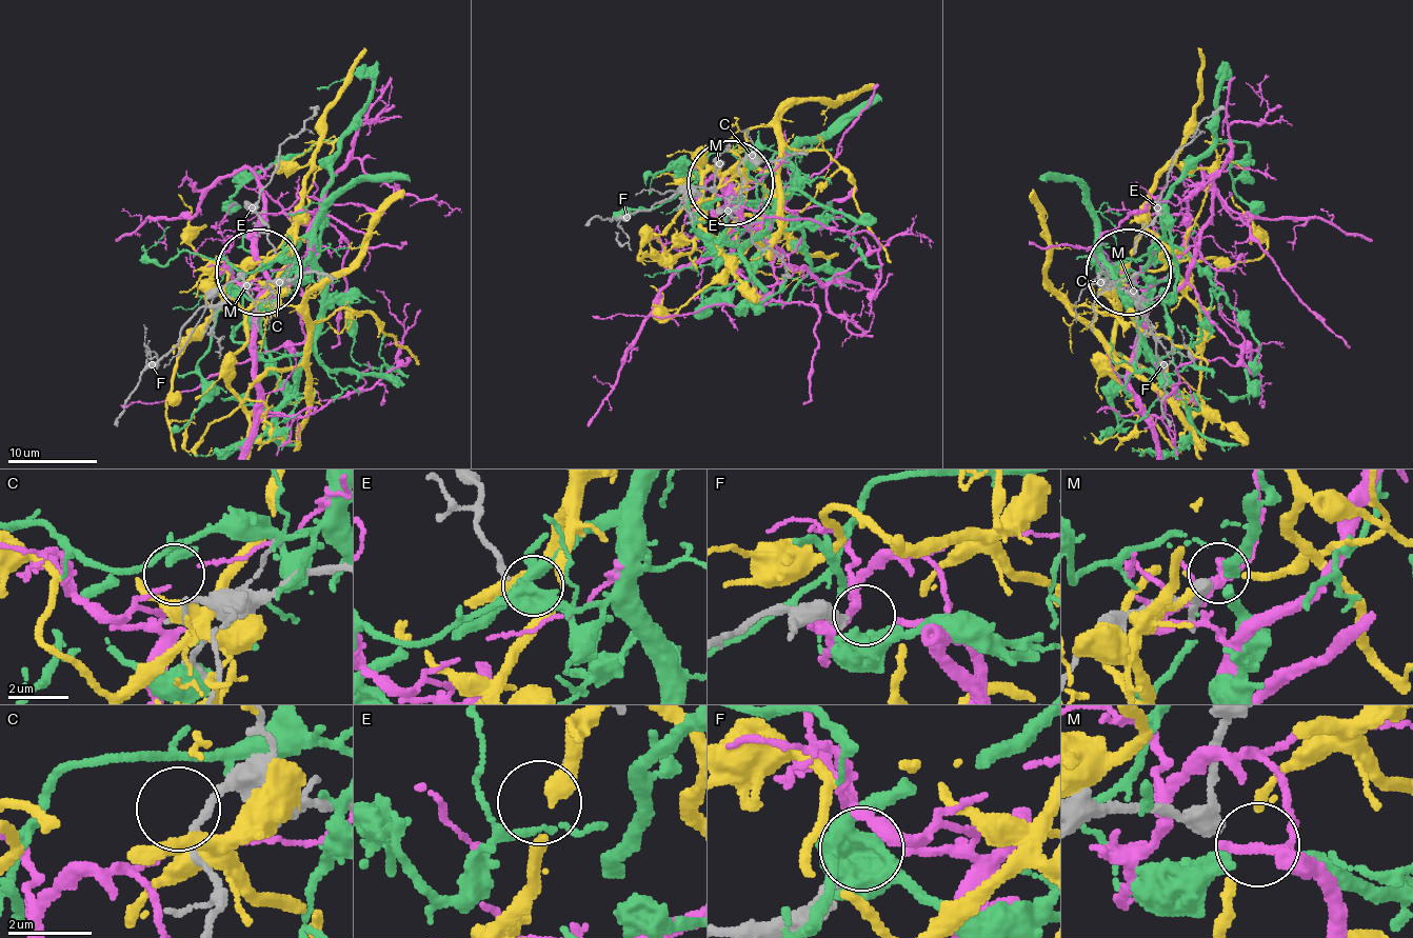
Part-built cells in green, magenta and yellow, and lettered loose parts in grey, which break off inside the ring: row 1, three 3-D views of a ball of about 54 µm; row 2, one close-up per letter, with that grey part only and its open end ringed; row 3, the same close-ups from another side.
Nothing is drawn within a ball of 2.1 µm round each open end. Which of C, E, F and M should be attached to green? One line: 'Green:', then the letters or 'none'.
Green: E

